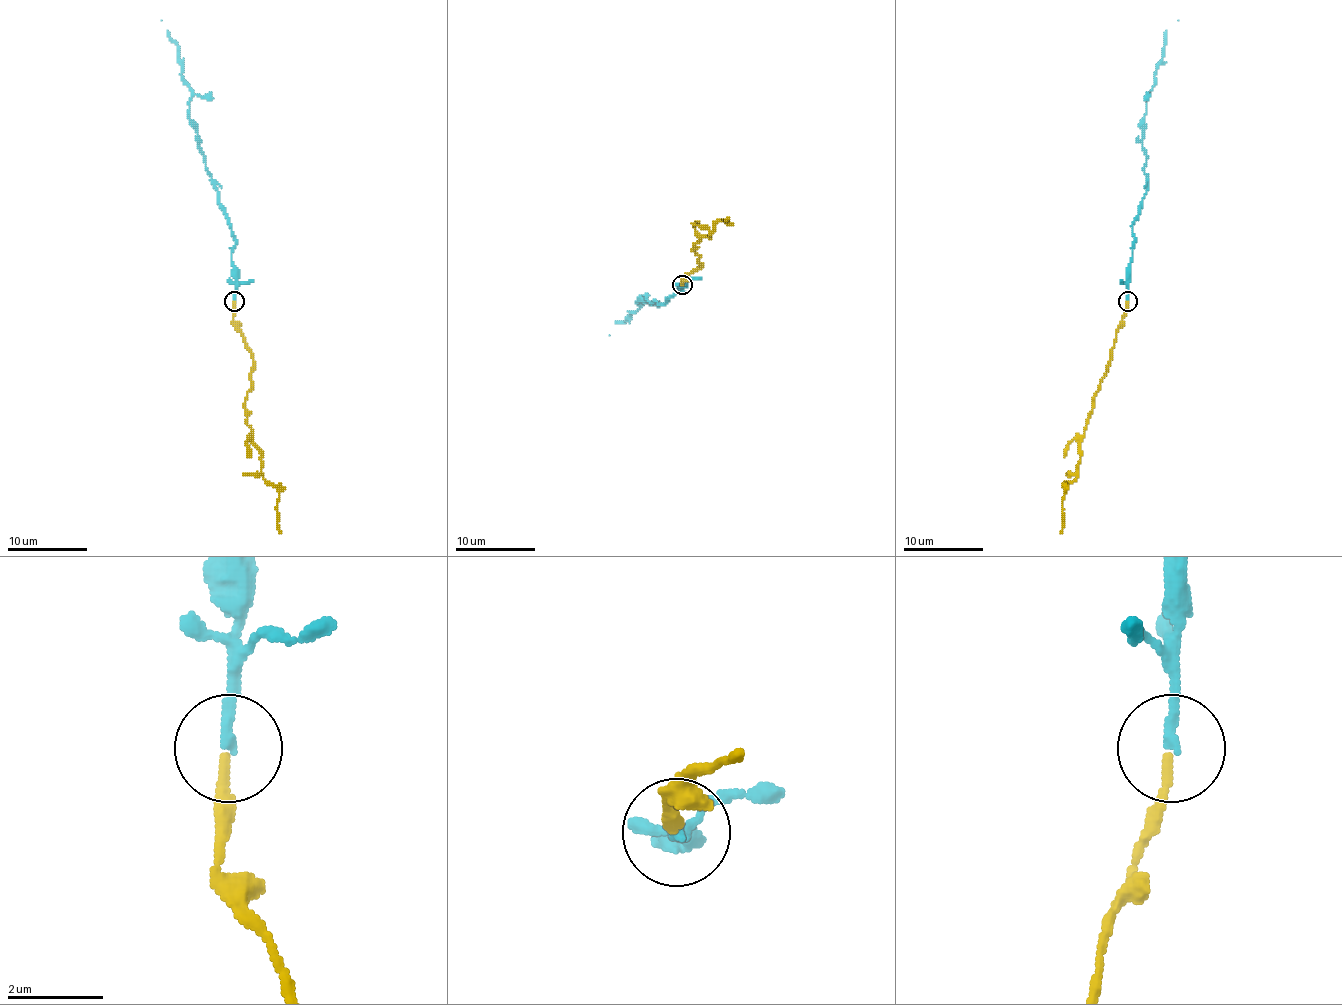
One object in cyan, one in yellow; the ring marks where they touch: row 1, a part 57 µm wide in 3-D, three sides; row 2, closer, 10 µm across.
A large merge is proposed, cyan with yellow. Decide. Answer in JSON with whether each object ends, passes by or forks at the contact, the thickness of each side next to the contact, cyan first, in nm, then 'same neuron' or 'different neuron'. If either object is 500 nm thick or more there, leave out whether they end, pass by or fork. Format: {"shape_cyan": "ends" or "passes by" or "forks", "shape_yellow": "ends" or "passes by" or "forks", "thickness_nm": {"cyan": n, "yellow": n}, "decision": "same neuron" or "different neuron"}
{"shape_cyan": "ends", "shape_yellow": "ends", "thickness_nm": {"cyan": 220, "yellow": 190}, "decision": "same neuron"}

